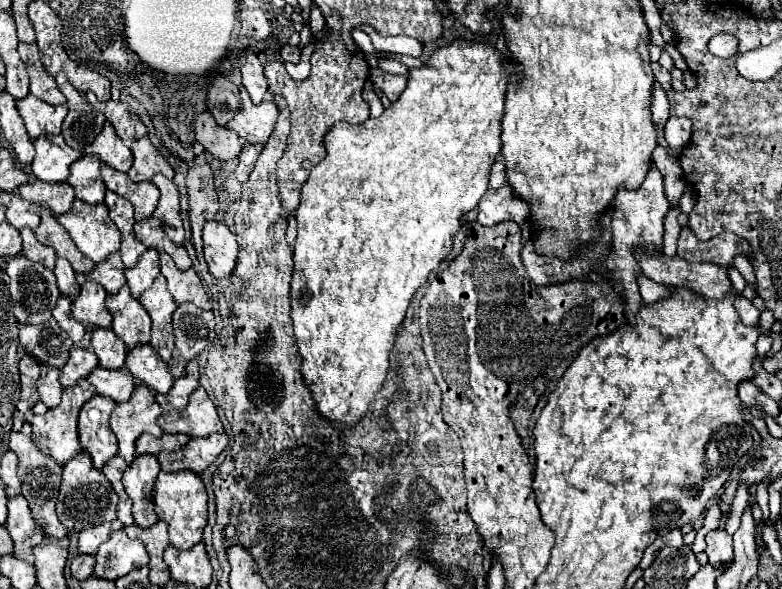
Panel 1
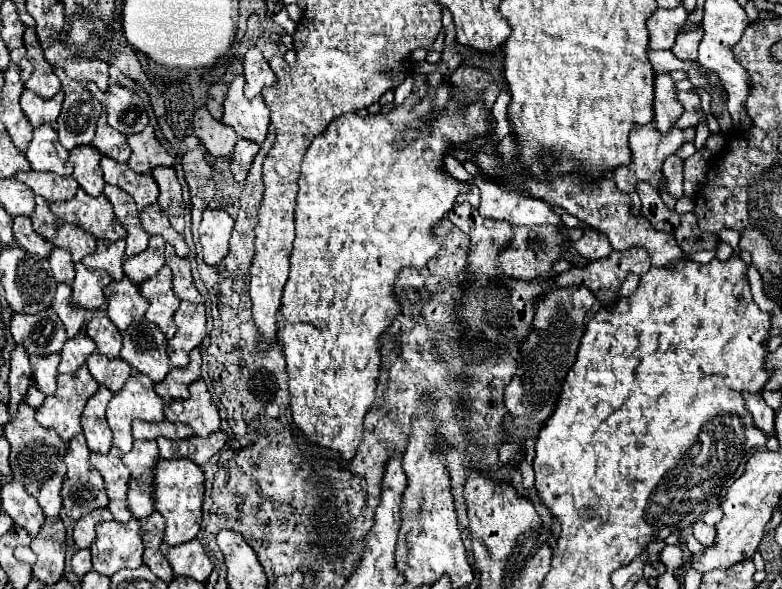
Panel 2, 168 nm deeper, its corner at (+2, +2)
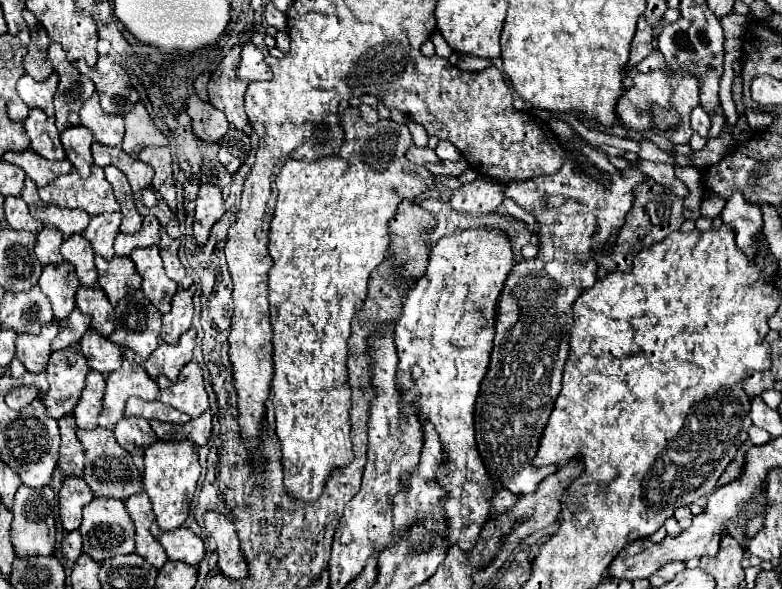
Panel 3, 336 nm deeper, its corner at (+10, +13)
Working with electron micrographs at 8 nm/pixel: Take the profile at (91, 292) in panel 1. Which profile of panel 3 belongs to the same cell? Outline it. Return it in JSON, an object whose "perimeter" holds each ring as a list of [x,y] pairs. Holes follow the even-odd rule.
{"perimeter":[[[72,235],[62,243],[62,257],[74,265],[76,277],[82,287],[96,285],[96,267],[94,267],[94,251],[90,243],[82,235]]]}

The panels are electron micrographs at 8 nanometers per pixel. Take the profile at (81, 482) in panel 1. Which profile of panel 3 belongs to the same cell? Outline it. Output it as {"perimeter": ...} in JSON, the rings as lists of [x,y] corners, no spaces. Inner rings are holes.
{"perimeter":[[[66,415],[62,419],[58,419],[58,425],[60,425],[60,437],[62,437],[62,443],[60,443],[60,459],[58,459],[58,469],[62,473],[62,477],[82,477],[84,475],[84,451],[82,451],[82,445],[76,437],[76,423],[74,423],[74,417],[72,415]]]}

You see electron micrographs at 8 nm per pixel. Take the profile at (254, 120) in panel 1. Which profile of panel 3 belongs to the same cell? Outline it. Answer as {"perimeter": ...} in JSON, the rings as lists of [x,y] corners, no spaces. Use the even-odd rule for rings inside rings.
{"perimeter":[[[232,47],[230,53],[220,61],[218,69],[212,73],[208,83],[208,95],[210,103],[224,111],[226,119],[236,129],[252,129],[248,123],[248,115],[244,111],[244,93],[248,87],[248,81],[242,81],[236,77],[236,67],[240,59],[240,47]]]}

